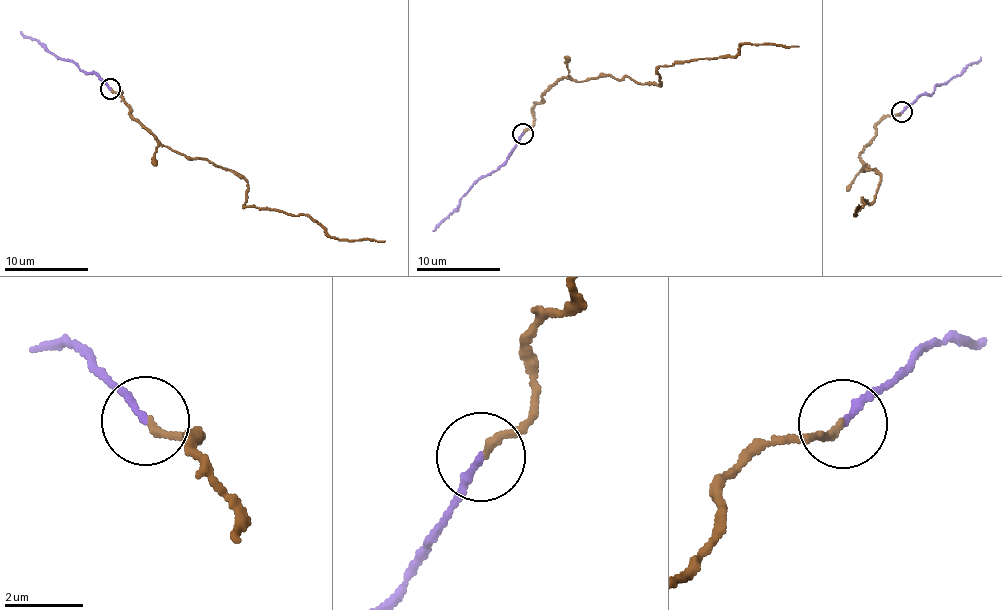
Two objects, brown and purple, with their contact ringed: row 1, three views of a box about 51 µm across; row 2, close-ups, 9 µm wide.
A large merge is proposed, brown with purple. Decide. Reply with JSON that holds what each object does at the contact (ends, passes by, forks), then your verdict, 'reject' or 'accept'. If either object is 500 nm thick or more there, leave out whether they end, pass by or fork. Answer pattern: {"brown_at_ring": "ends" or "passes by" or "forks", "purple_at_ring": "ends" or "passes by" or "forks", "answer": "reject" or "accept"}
{"brown_at_ring": "ends", "purple_at_ring": "ends", "answer": "accept"}

